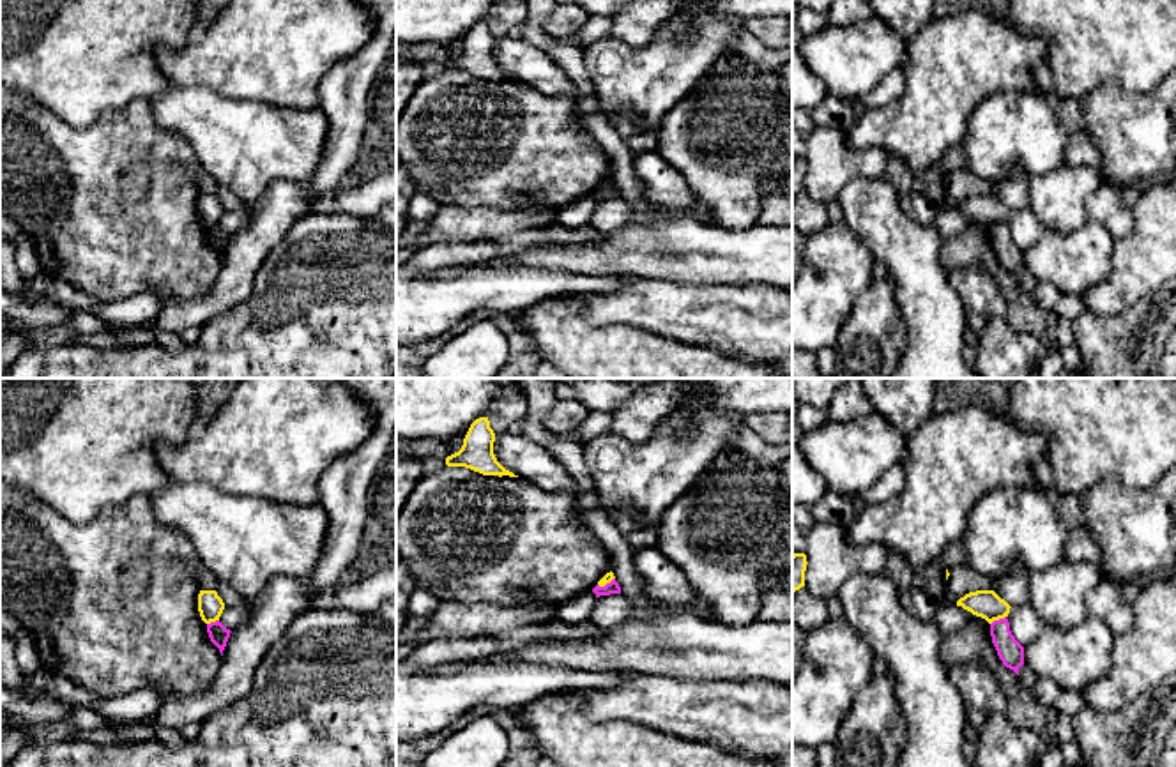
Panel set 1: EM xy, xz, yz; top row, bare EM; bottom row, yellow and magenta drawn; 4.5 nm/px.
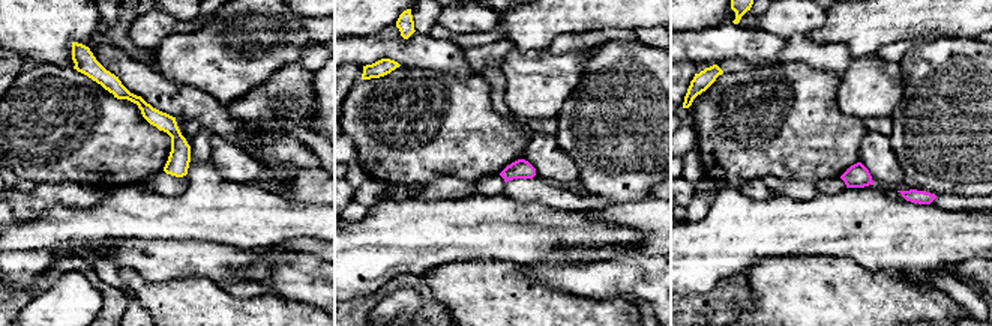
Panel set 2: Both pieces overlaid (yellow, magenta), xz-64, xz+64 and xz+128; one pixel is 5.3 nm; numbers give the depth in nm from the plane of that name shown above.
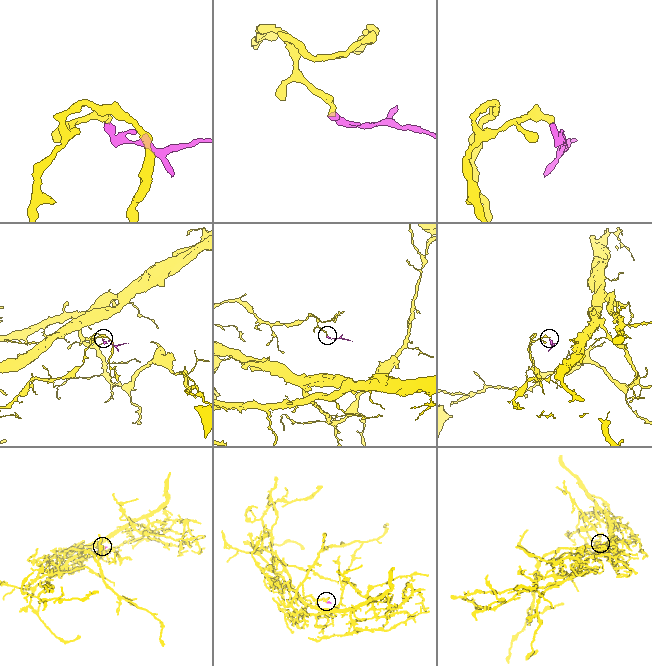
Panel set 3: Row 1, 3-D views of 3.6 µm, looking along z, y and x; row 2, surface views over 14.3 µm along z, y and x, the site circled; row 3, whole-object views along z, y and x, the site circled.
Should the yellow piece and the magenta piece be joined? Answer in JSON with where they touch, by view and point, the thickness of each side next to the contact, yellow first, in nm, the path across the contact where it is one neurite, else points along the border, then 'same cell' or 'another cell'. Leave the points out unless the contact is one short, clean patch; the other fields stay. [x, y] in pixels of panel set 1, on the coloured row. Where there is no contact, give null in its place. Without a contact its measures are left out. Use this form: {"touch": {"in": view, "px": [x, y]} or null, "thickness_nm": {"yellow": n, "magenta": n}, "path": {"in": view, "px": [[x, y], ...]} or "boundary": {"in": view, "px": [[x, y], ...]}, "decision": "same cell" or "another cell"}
{"touch": {"in": "yz", "px": [998, 619]}, "thickness_nm": {"yellow": 130, "magenta": 110}, "boundary": {"in": "yz", "px": [[1005, 615], [991, 624]]}, "decision": "another cell"}

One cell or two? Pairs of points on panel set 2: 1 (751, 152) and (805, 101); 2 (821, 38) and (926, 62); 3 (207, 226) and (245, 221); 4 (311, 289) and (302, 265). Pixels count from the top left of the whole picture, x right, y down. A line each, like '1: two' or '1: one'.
1: one
2: two
3: one
4: one

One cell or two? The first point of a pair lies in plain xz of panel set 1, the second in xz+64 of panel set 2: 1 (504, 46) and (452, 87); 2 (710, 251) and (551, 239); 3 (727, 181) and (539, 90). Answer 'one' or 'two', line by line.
1: two
2: two
3: two

